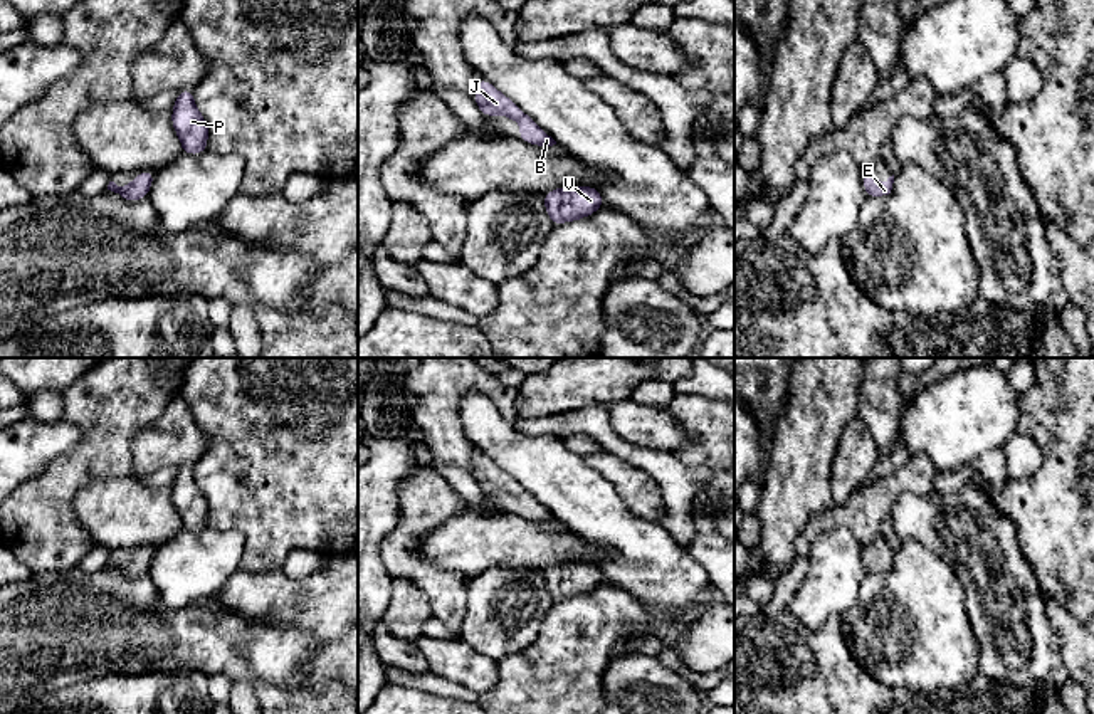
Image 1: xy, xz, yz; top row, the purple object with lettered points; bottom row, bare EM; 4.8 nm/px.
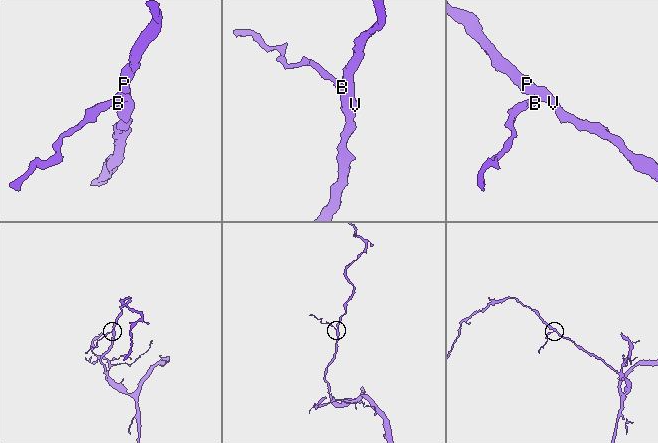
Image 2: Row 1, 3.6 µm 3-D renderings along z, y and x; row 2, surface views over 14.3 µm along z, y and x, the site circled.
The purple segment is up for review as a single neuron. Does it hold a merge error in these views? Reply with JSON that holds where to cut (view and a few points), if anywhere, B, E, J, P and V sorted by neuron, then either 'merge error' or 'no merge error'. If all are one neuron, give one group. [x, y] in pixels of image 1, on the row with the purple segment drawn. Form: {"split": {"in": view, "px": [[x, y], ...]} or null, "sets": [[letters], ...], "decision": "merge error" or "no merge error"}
{"split": null, "sets": [["B", "E", "J", "P", "V"]], "decision": "no merge error"}

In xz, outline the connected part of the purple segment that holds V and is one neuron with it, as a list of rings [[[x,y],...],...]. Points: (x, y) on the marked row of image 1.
[[[563,186],[543,195],[544,208],[553,222],[560,225],[593,215],[605,203],[593,186]]]

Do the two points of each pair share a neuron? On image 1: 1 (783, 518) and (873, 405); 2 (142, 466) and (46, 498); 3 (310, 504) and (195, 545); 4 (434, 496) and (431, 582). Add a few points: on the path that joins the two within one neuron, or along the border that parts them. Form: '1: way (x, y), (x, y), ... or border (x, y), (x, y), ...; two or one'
1: border (862, 377), (856, 415); two
2: border (143, 430), (131, 444), (131, 469), (126, 474); two
3: border (207, 526), (232, 530), (244, 538), (241, 566); two
4: way (415, 518), (400, 545), (400, 551), (409, 560); one

